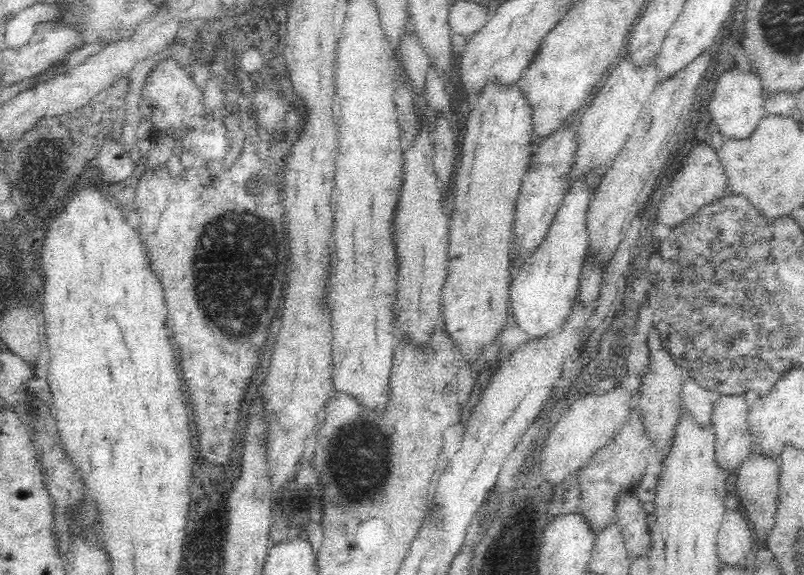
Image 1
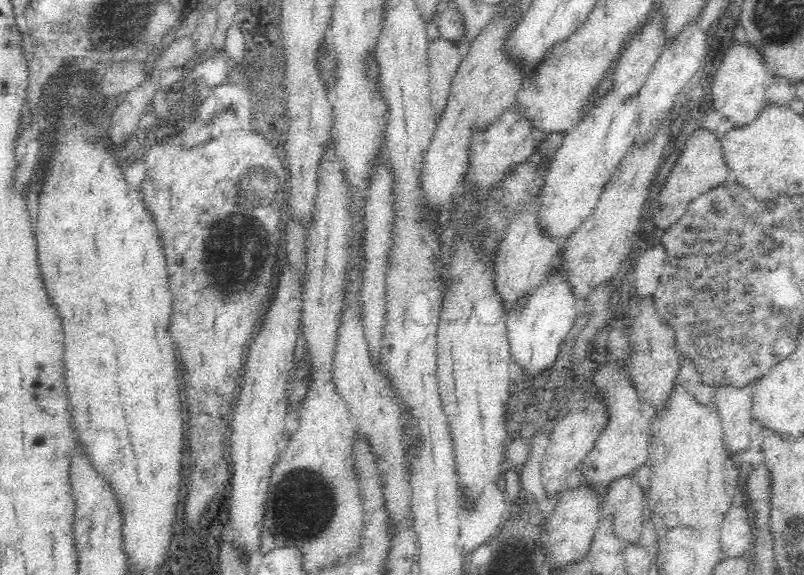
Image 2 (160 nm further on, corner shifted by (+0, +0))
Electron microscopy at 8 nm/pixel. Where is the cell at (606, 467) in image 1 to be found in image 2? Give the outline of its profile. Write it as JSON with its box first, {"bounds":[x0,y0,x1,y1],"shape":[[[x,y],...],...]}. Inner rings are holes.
{"bounds":[578,360,651,515],"shape":[[[616,360],[606,366],[600,366],[599,370],[594,372],[594,381],[597,384],[594,393],[605,398],[600,402],[610,402],[611,417],[607,429],[604,430],[599,440],[596,441],[596,446],[582,462],[578,473],[582,477],[583,486],[596,493],[600,512],[607,515],[609,512],[606,506],[607,494],[612,483],[624,477],[631,477],[632,472],[636,472],[644,464],[650,463],[648,446],[651,422],[648,422],[642,415],[642,402],[640,402],[625,370],[617,365]]]}

